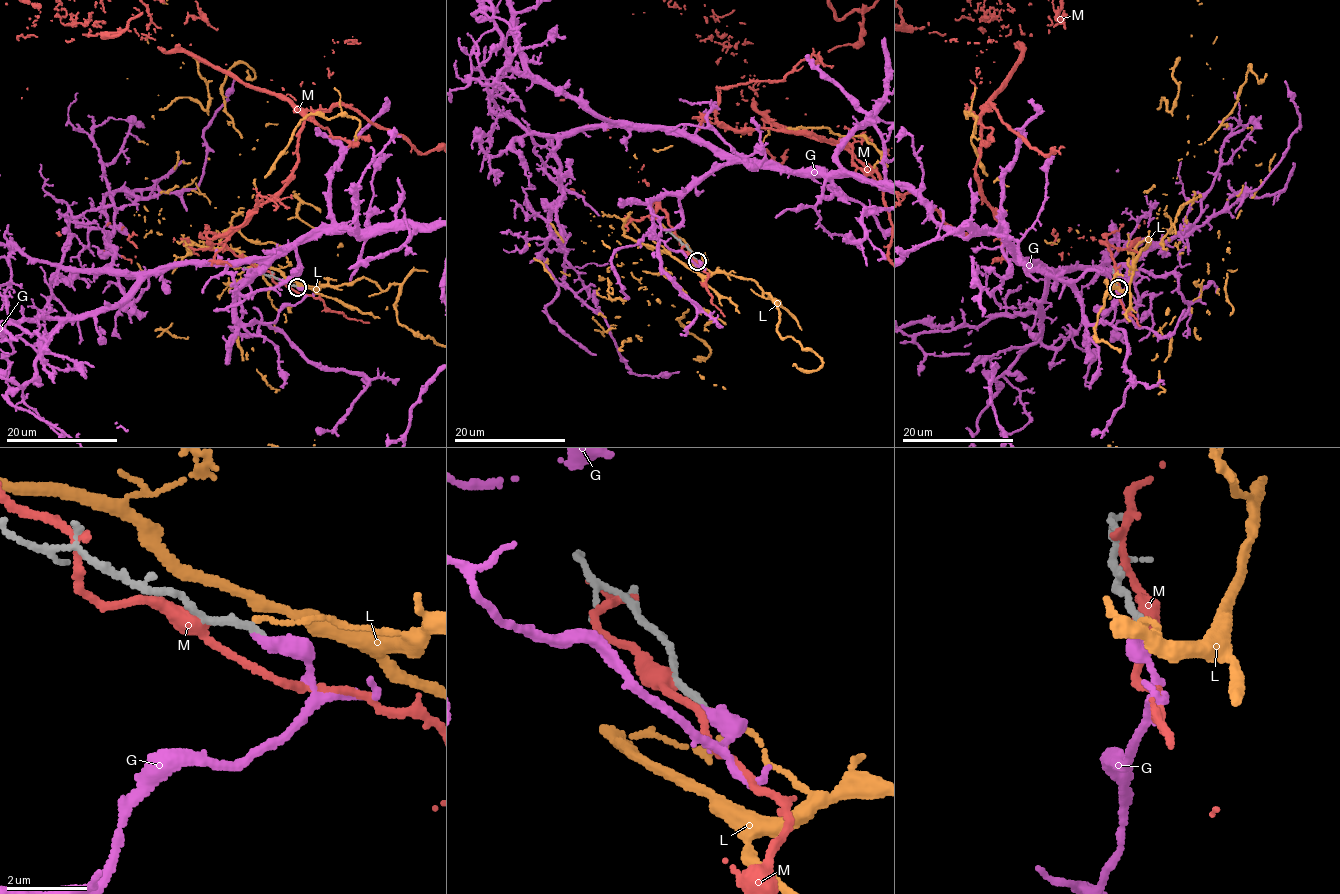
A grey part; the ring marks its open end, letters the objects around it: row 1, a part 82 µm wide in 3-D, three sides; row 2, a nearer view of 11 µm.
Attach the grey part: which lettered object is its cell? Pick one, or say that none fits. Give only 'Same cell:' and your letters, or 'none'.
Same cell: none

